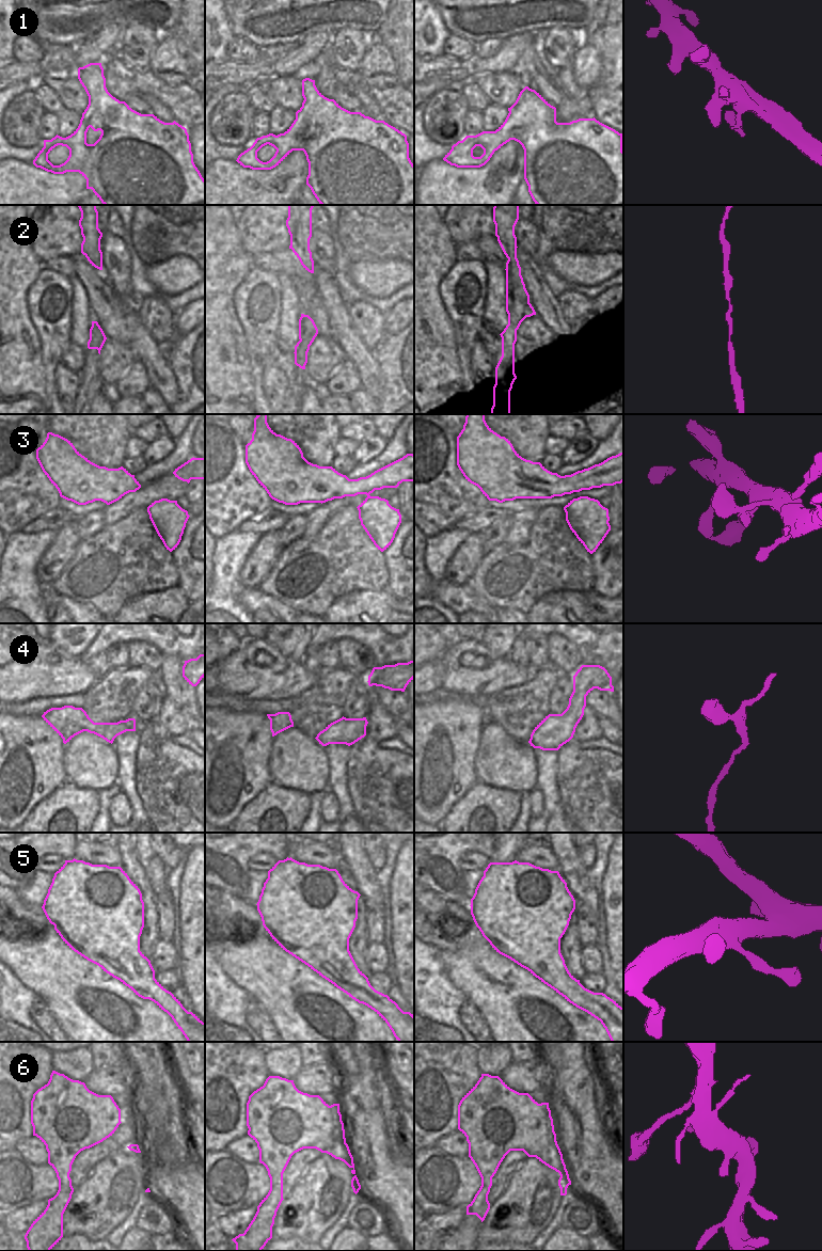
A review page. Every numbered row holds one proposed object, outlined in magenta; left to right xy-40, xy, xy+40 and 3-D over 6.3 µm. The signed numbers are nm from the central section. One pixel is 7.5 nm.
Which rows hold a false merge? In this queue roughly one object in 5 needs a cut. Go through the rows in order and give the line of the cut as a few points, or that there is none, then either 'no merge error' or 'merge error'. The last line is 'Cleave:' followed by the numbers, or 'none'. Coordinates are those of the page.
1: no cut; no merge error
2: no cut; no merge error
3: no cut; no merge error
4: no cut; no merge error
5: no cut; no merge error
6: no cut; no merge error
Cleave: none

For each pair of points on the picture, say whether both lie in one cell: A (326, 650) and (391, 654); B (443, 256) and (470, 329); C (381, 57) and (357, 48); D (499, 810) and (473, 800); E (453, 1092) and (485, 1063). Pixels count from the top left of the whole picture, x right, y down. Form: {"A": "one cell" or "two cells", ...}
{"A": "two cells", "B": "two cells", "C": "two cells", "D": "one cell", "E": "two cells"}

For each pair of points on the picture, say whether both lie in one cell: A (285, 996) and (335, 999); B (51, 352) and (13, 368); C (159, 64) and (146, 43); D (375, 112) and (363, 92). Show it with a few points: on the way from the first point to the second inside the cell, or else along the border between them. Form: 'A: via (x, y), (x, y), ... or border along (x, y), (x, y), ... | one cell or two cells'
A: via (298, 996), (309, 993), (322, 994) | one cell
B: border along (36, 332), (45, 381) | two cells
C: border along (158, 43), (147, 68) | two cells
D: via (369, 107), (364, 97) | one cell

